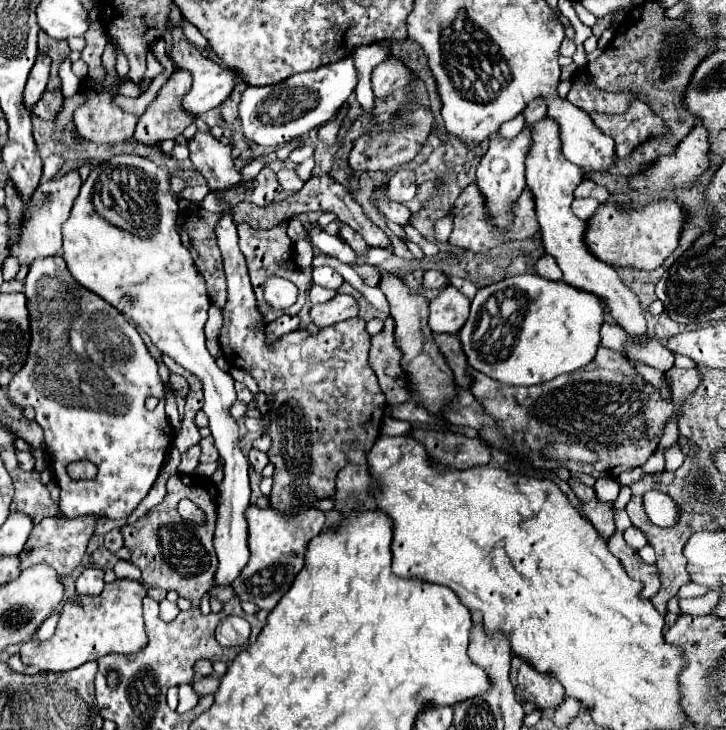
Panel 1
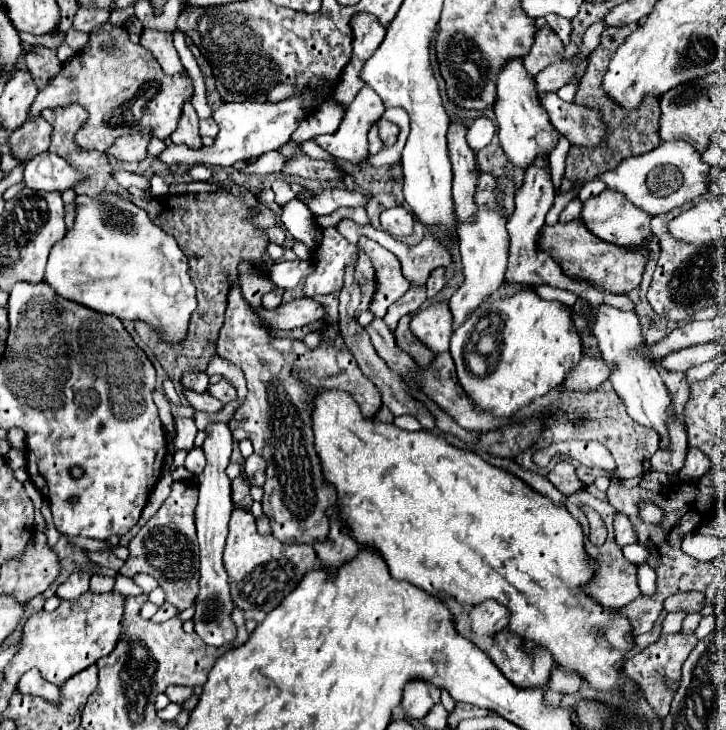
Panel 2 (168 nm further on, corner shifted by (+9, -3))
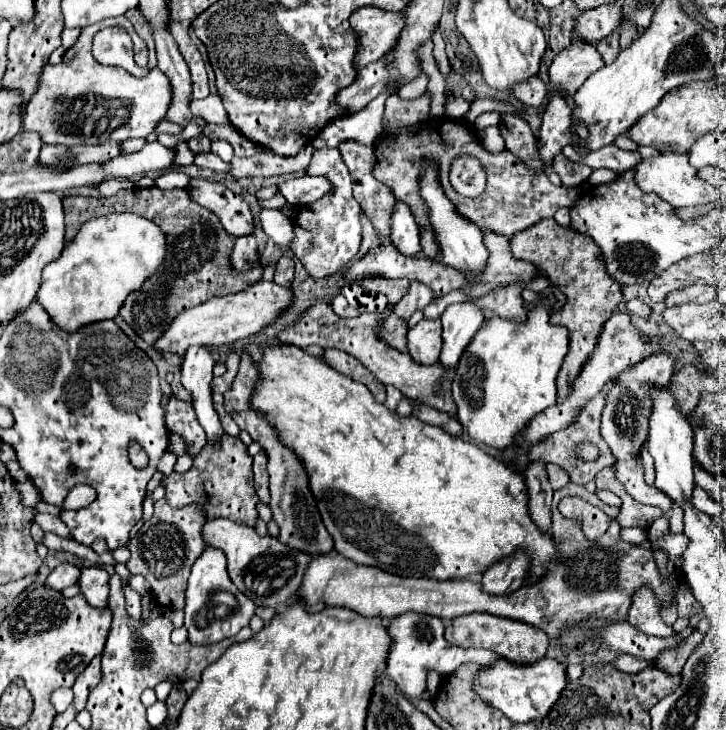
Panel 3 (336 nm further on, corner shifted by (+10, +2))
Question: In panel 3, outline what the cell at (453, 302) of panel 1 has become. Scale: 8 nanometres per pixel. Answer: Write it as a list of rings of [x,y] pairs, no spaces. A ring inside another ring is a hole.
[[[421,319],[407,333],[409,355],[417,363],[435,363],[441,353],[441,321],[439,319]]]

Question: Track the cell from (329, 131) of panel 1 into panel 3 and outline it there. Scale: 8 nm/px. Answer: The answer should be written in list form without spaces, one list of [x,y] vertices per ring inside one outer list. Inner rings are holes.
[[[372,6],[359,7],[357,13],[353,11],[353,15],[349,17],[349,23],[357,35],[357,41],[359,41],[357,51],[355,51],[355,69],[357,71],[365,69],[371,61],[381,59],[393,47],[393,41],[397,41],[397,33],[403,29],[405,24],[403,11],[390,12]]]

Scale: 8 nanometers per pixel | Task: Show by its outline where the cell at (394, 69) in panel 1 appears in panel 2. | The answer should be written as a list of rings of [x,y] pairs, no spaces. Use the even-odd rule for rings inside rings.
[[[364,86],[354,102],[348,106],[348,112],[334,134],[312,138],[318,146],[334,154],[336,158],[348,160],[356,166],[368,162],[368,130],[384,114],[384,104],[370,86]]]

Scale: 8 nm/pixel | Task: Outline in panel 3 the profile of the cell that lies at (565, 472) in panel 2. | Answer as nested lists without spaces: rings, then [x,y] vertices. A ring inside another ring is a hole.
[[[549,463],[549,465],[547,465],[547,475],[549,475],[549,483],[551,483],[553,489],[561,489],[563,485],[569,483],[569,475],[567,475],[567,471],[561,469],[559,465]]]

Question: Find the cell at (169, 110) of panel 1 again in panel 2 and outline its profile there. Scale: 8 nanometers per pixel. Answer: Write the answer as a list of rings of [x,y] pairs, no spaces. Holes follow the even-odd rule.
[[[138,132],[132,136],[122,136],[106,150],[108,156],[114,156],[118,160],[128,160],[128,162],[140,162],[146,158],[146,146],[150,142],[148,132]]]

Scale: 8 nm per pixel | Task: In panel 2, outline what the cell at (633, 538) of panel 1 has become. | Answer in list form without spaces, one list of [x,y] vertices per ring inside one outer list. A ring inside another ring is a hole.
[[[630,544],[630,546],[624,546],[622,548],[624,556],[632,562],[632,564],[644,564],[646,558],[648,558],[648,550],[642,546],[642,544]]]

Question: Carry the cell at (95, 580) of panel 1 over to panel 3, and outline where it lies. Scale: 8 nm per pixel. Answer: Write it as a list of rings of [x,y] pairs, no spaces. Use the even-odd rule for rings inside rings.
[[[63,563],[59,567],[55,567],[51,571],[51,575],[47,577],[47,585],[55,591],[63,591],[67,587],[73,587],[79,583],[79,575],[81,575],[81,569],[77,565],[71,565],[71,563]]]

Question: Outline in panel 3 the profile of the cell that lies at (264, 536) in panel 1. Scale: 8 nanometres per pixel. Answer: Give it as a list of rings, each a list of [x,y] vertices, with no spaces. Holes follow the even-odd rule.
[[[209,519],[203,527],[203,541],[221,547],[227,555],[227,571],[231,581],[241,593],[245,593],[255,605],[279,607],[281,603],[291,601],[301,587],[307,565],[311,563],[309,553],[289,549],[275,537],[261,537],[253,527],[235,523],[231,519]]]

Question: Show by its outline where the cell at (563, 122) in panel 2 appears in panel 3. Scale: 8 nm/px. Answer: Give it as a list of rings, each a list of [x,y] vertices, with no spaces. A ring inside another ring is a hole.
[[[533,77],[533,81],[521,83],[517,89],[513,89],[513,95],[525,105],[525,107],[541,107],[545,103],[545,95],[547,95],[547,85],[539,79]]]

